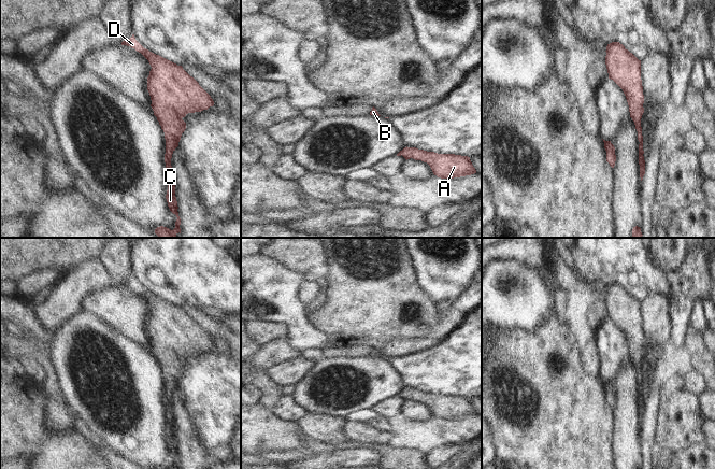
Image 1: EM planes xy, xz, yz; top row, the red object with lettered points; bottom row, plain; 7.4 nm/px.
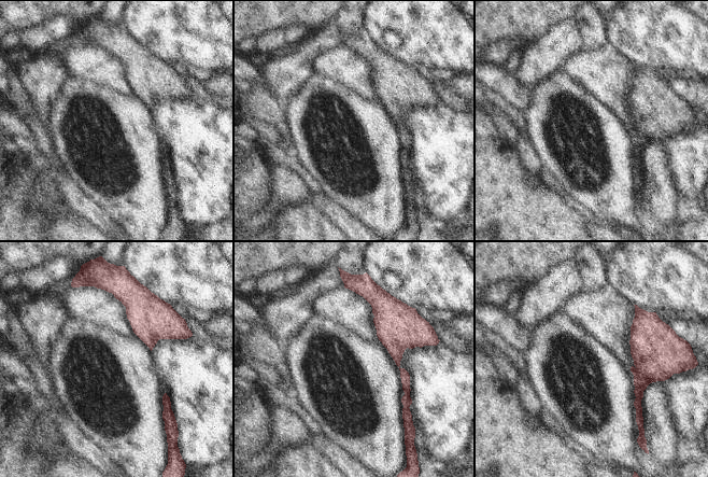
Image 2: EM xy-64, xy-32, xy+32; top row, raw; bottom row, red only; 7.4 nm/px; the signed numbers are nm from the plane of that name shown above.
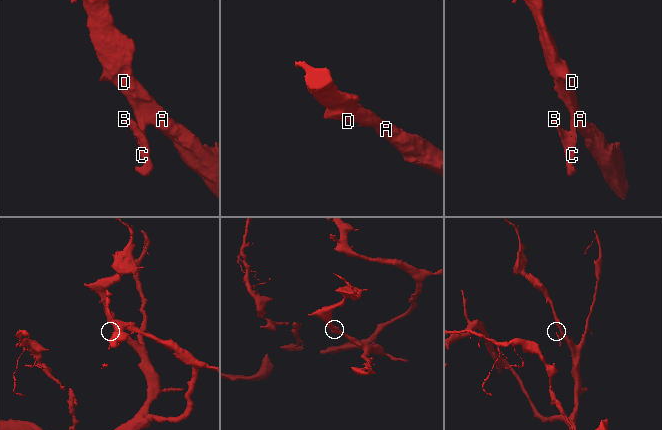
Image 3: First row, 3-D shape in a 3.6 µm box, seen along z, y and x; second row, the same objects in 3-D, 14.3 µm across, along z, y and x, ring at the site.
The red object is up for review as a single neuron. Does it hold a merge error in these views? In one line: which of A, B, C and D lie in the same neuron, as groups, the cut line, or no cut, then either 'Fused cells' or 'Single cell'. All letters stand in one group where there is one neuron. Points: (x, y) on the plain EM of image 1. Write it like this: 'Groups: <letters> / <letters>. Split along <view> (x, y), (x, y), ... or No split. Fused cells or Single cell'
Groups: A B C D. No split. Single cell.

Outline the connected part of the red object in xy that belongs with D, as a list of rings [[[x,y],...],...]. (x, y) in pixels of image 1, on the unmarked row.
[[[134,275],[128,282],[123,282],[121,286],[130,287],[141,294],[152,308],[147,318],[147,331],[154,356],[165,373],[165,403],[168,422],[166,440],[170,452],[177,458],[175,469],[180,469],[181,459],[177,453],[175,424],[171,407],[172,395],[178,387],[182,374],[186,370],[186,364],[182,359],[188,354],[208,351],[214,346],[214,342],[182,307],[144,289],[135,281]]]

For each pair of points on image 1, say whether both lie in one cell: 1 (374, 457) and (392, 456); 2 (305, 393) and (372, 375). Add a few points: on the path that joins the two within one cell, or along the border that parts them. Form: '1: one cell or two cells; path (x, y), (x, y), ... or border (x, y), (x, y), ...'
1: two cells; border (356, 448), (371, 446), (381, 457)
2: one cell; path (315, 374), (332, 364), (353, 366)

